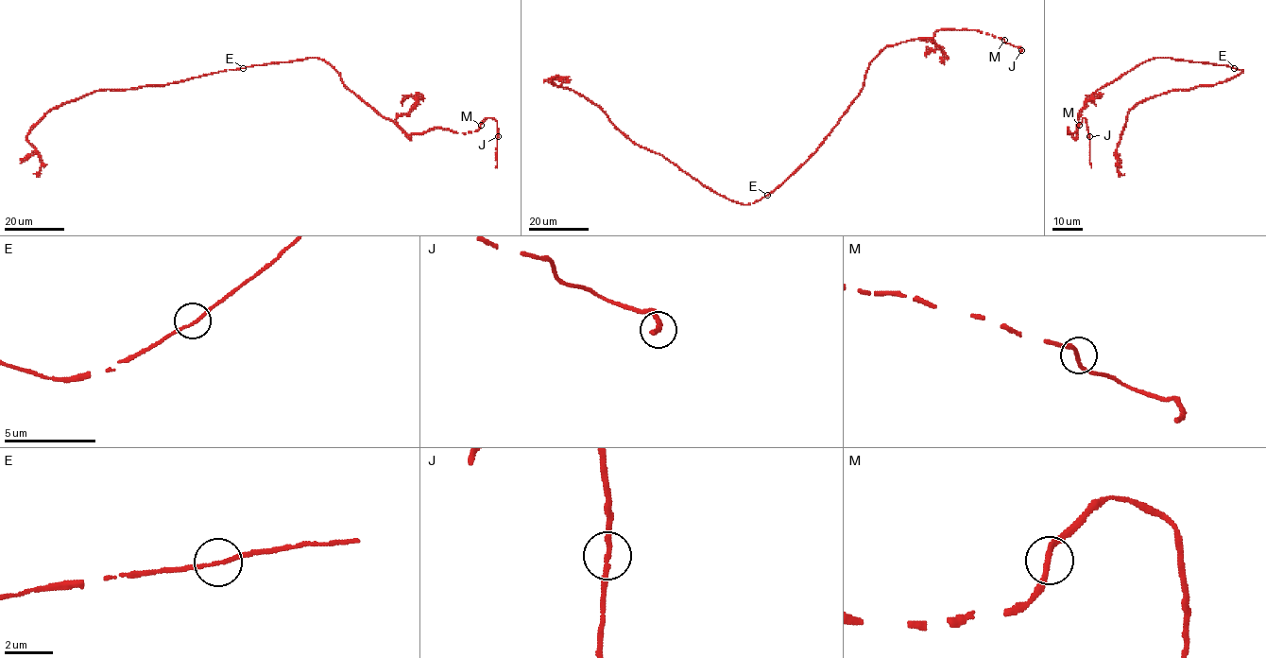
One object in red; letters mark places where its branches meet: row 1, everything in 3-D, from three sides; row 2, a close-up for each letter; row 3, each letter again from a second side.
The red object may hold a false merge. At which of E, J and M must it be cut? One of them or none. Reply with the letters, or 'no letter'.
no letter

